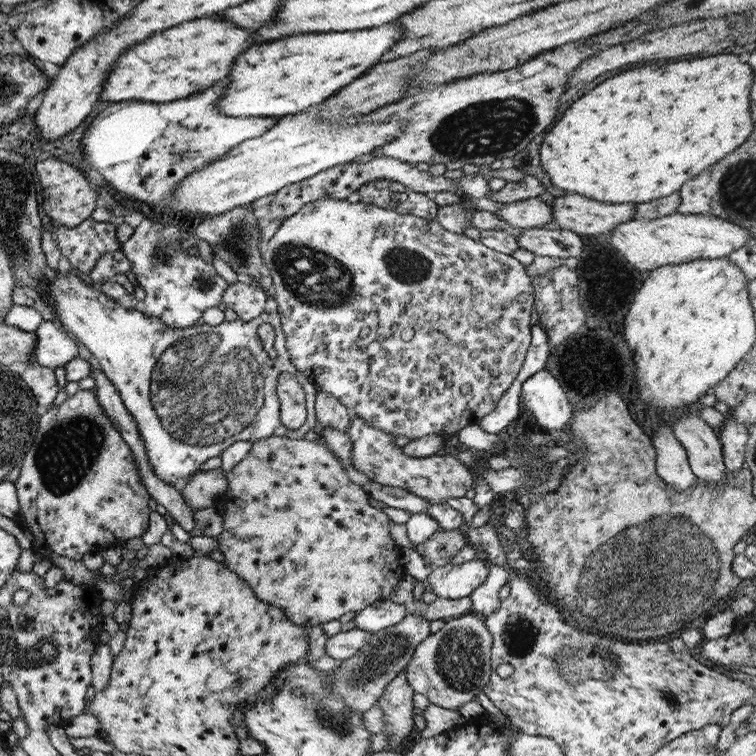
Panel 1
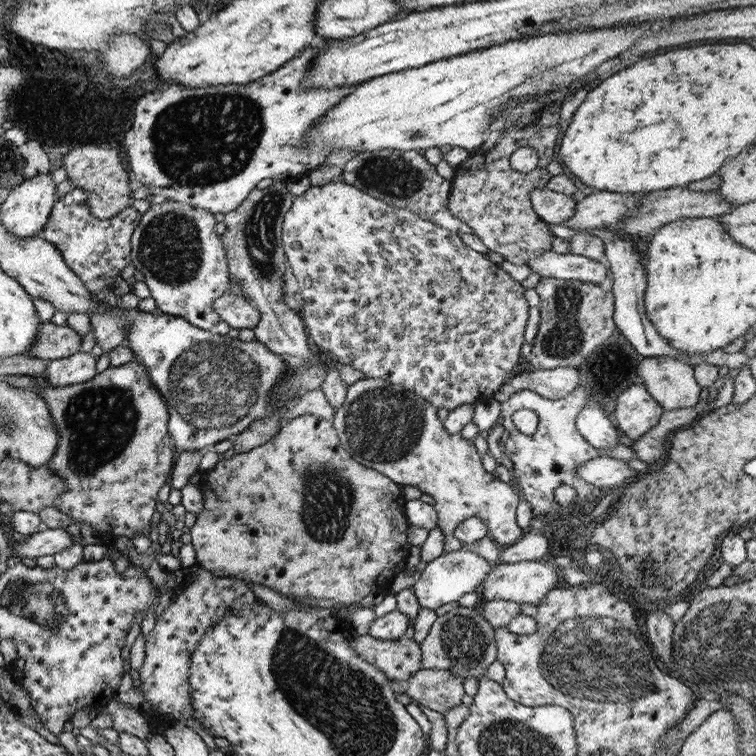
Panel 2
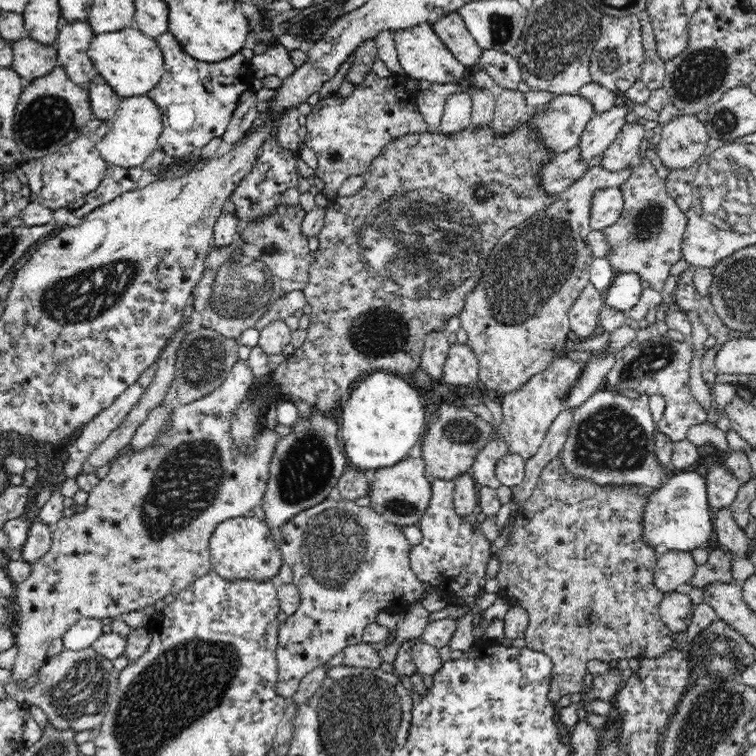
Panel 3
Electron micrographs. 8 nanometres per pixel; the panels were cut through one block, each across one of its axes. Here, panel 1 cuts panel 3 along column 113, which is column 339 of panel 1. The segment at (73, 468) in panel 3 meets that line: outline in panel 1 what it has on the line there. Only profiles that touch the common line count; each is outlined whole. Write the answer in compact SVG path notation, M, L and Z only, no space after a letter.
M319 386L315 388L314 412L316 425L321 429L331 428L346 432L352 418L351 412L343 404L339 404L331 394L321 390Z

